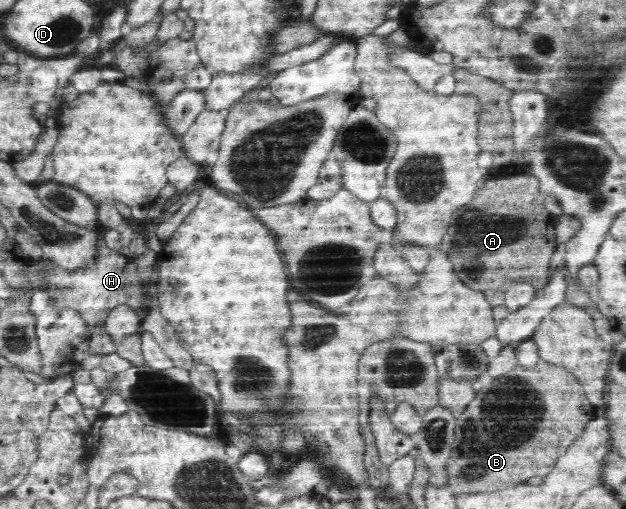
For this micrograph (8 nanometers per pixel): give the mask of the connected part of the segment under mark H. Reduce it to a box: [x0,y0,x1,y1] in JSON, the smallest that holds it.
[48,240,144,329]

